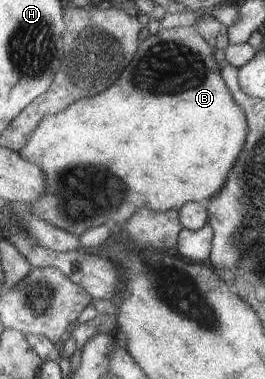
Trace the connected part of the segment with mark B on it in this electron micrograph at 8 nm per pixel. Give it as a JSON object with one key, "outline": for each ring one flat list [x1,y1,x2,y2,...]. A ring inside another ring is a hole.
{"outline":[[182,26,162,28,158,35,151,35,144,39,133,61,107,90,90,97,80,98,66,110,44,117,36,126,35,131,30,134,27,143,18,152,25,160,36,164,43,170,46,191,43,196,31,203,31,210,44,221,50,222,65,232,82,235,92,227,98,227,108,221,124,224,142,208,148,208,153,212,165,212,173,209,179,210,188,202,206,203,224,185,231,167,235,165,243,150,247,133,246,112,235,102,230,88,223,79,219,64,216,63,214,48,204,39,196,26]]}

